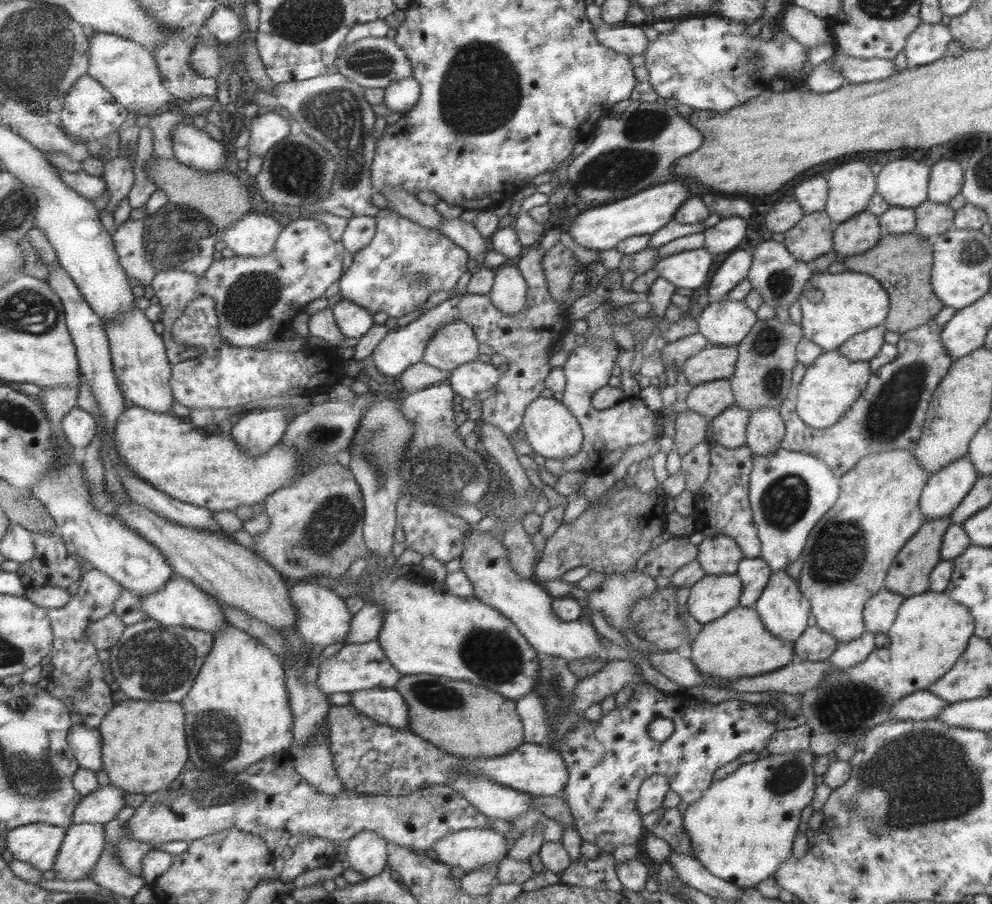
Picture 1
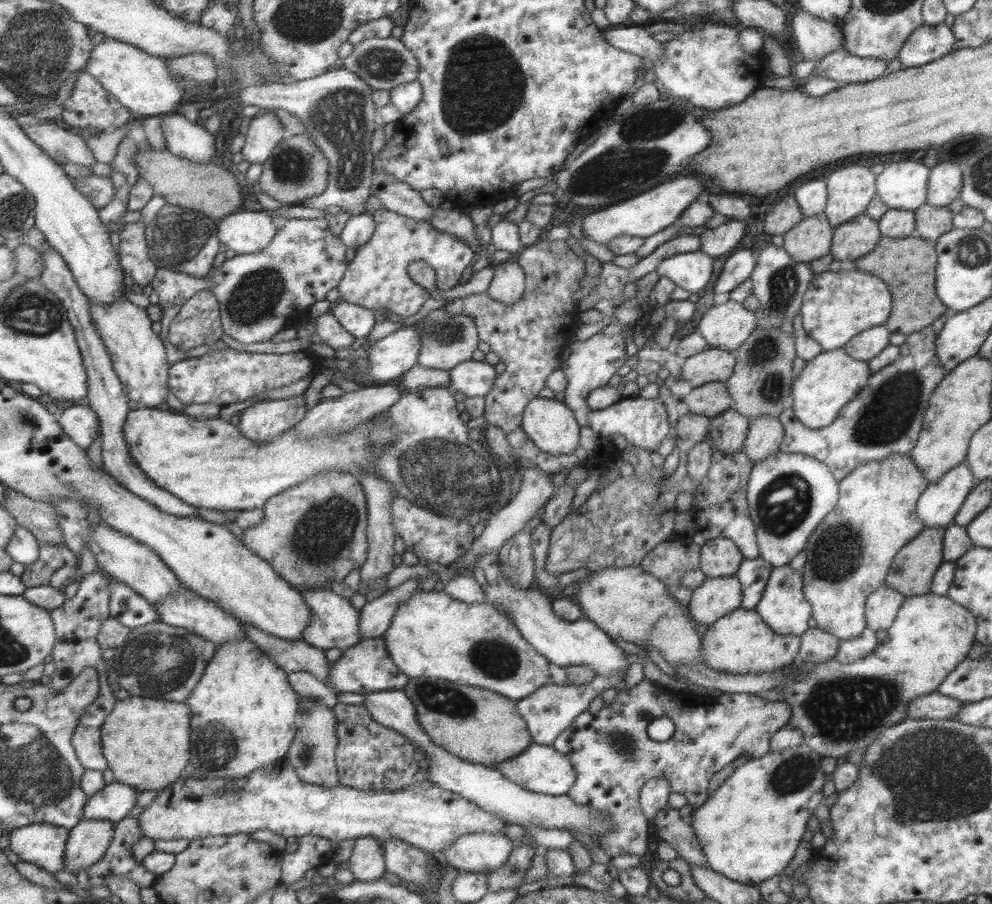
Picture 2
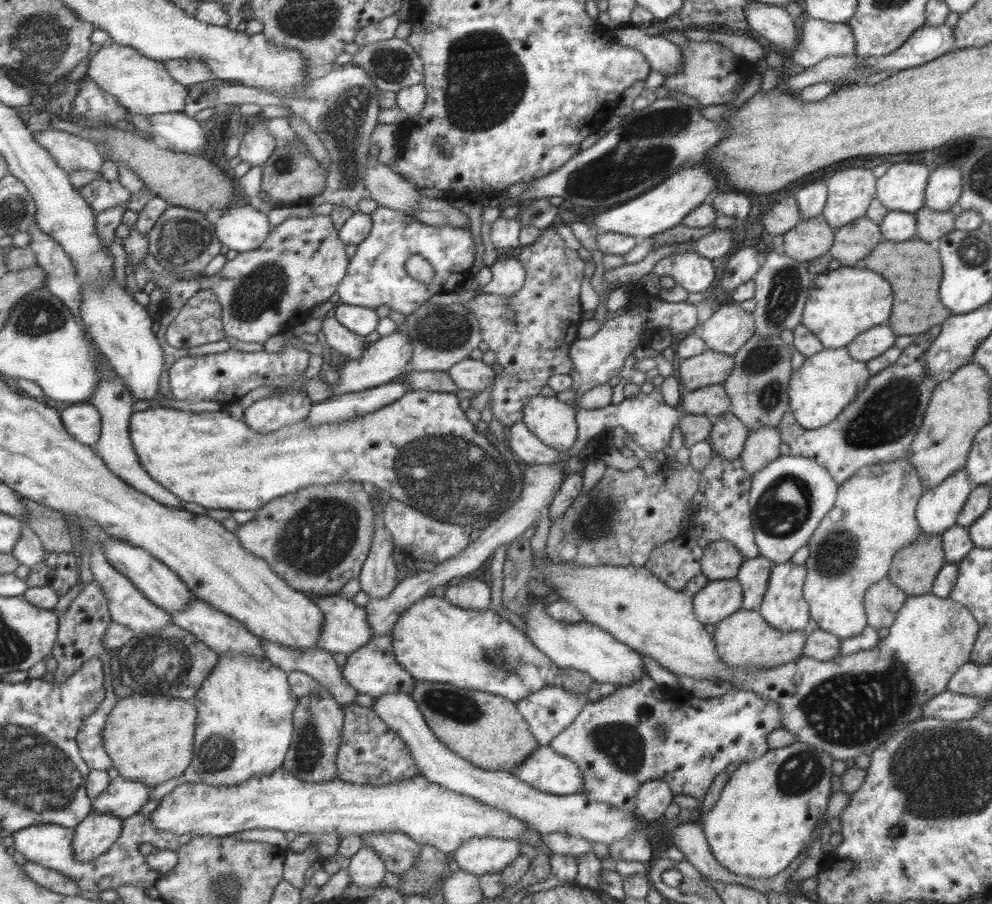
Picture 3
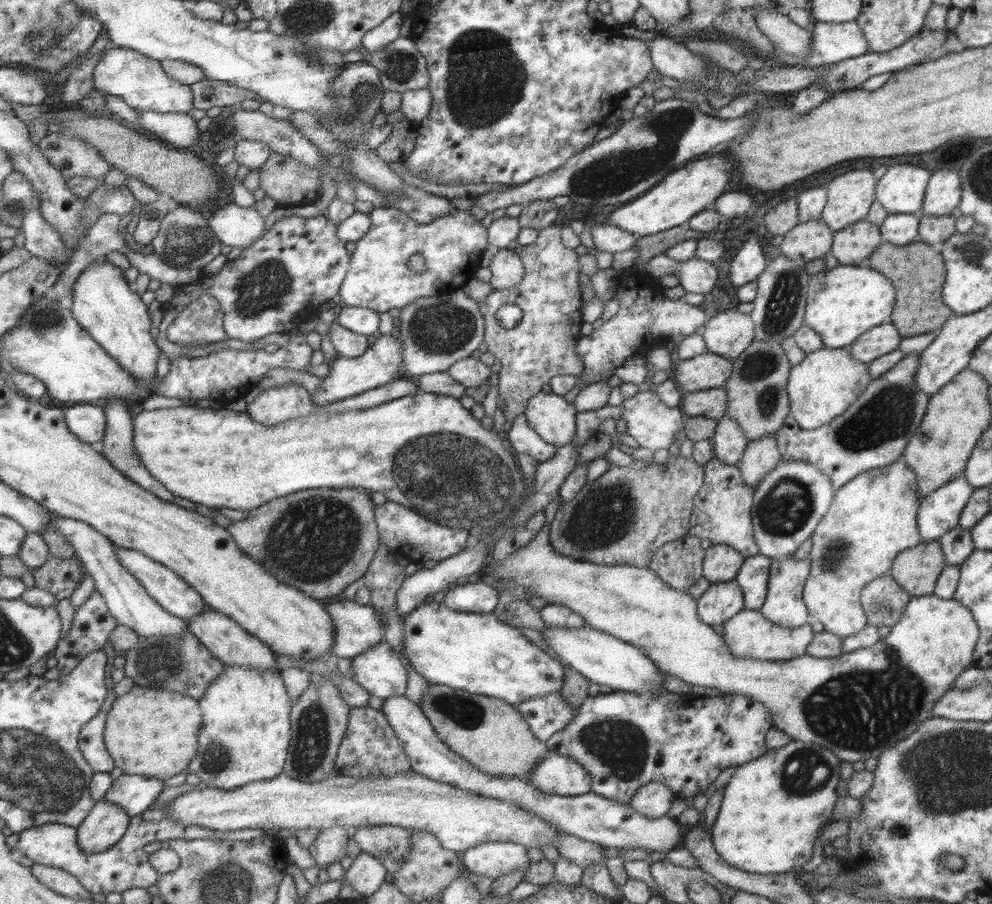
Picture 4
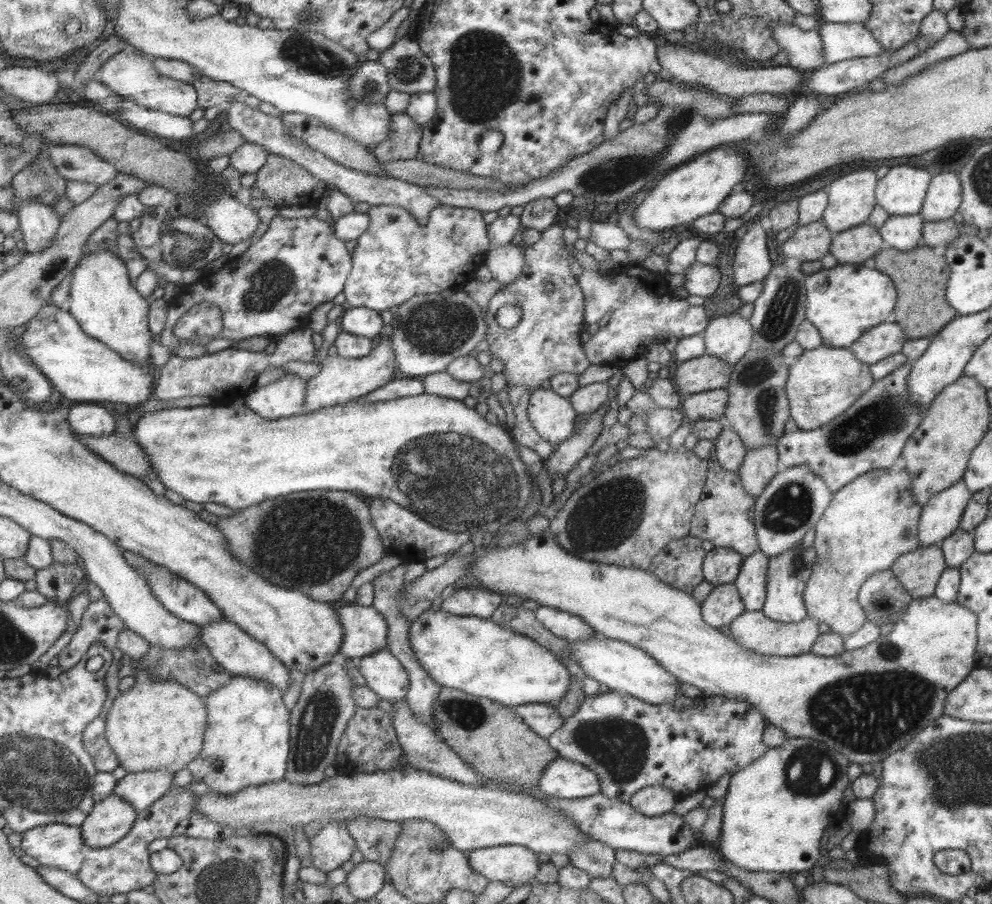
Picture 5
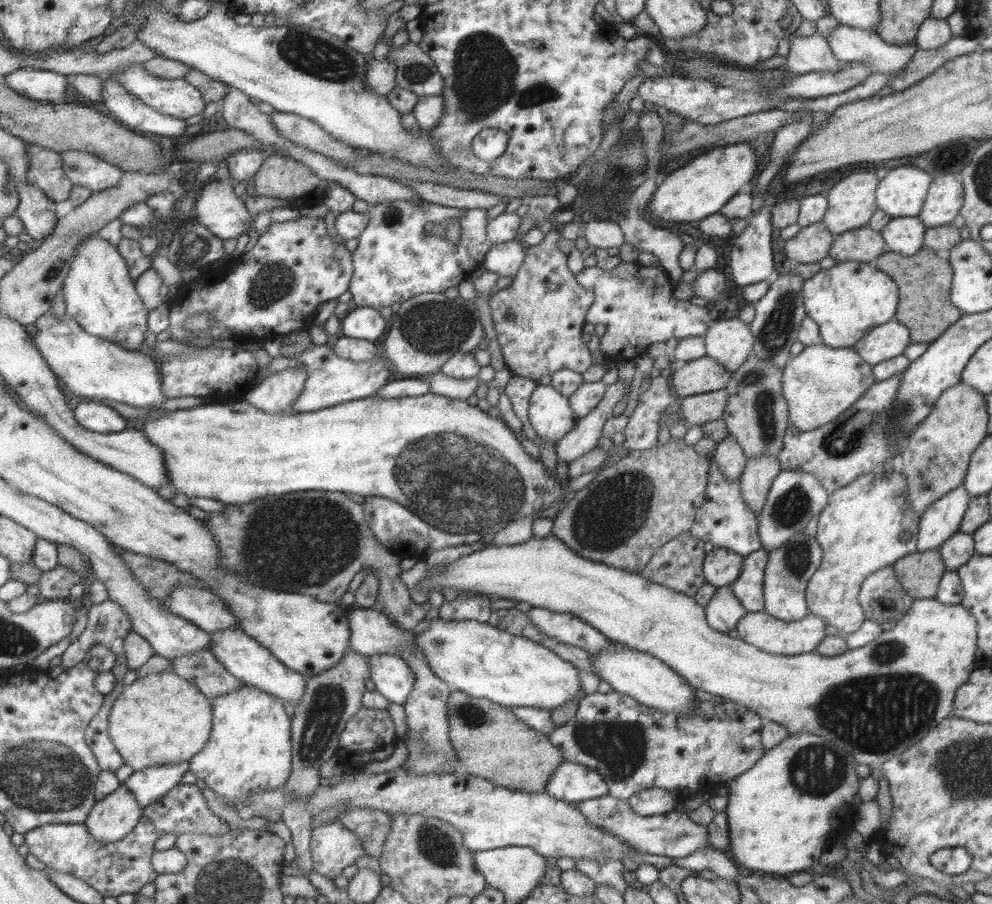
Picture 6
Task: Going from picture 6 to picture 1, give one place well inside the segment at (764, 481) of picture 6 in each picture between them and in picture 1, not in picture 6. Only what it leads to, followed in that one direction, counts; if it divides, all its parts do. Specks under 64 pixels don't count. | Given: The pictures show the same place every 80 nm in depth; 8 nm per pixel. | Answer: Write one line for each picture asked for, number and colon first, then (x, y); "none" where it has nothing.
1: (765, 428)
2: (765, 433)
3: (761, 445)
4: (760, 455)
5: (758, 466)

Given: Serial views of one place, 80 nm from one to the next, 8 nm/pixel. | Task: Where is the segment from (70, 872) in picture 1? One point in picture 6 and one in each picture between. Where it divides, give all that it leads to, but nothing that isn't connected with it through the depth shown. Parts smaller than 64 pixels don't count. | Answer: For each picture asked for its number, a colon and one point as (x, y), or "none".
2: (88, 843)
3: (98, 832)
4: (105, 826)
5: (112, 819)
6: (113, 818)

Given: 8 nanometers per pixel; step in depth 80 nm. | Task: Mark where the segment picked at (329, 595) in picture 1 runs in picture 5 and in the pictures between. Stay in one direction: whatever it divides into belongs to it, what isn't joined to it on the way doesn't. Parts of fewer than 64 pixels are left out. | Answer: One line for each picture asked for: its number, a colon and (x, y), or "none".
2: (334, 623)
3: (345, 628)
4: (355, 627)
5: (364, 630)

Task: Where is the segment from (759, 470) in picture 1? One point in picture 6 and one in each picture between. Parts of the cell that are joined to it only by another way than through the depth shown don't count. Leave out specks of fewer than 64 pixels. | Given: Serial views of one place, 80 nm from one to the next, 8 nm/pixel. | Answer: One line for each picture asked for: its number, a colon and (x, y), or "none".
2: (788, 494)
3: (789, 496)
4: (787, 502)
5: (794, 499)
6: (794, 497)

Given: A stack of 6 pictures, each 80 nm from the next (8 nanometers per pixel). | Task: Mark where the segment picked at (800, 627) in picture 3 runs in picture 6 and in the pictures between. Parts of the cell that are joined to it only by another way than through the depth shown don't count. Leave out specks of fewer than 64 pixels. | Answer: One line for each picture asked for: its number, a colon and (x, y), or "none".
4: (783, 606)
5: (787, 573)
6: (788, 568)

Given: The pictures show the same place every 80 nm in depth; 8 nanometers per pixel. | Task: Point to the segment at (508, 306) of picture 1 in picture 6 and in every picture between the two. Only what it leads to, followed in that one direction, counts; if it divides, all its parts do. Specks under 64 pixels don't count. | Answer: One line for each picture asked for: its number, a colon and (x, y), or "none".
2: (507, 285)
3: (508, 275)
4: (506, 268)
5: (505, 262)
6: (504, 258)

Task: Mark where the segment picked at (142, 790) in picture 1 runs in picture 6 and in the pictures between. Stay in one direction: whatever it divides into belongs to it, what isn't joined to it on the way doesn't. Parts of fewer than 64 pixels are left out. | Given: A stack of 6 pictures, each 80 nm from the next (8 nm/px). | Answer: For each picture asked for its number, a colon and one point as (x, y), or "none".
2: (147, 741)
3: (150, 739)
4: (153, 732)
5: (157, 724)
6: (160, 719)

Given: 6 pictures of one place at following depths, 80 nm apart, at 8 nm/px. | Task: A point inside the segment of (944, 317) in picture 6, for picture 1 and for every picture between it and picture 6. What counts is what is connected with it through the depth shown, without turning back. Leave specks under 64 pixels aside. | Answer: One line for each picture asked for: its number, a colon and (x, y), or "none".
1: (901, 263)
2: (906, 265)
3: (912, 268)
4: (916, 269)
5: (919, 274)

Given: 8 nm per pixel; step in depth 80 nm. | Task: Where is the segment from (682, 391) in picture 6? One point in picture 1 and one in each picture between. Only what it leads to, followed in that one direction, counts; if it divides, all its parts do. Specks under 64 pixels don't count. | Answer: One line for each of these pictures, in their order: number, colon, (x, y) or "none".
1: (712, 362)
2: (712, 364)
3: (710, 367)
4: (707, 370)
5: (705, 372)

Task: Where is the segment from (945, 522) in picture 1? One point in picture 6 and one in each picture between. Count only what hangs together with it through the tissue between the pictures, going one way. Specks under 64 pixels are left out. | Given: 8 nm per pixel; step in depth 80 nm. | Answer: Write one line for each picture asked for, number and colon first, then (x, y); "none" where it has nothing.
2: (910, 573)
3: (913, 568)
4: (915, 570)
5: (917, 571)
6: (918, 573)

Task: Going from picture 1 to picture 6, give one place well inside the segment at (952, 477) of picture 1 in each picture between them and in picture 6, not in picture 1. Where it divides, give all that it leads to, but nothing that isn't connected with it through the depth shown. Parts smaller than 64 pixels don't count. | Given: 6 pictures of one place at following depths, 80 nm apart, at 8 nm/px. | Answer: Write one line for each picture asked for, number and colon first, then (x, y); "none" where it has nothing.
2: (936, 506)
3: (937, 509)
4: (938, 512)
5: (939, 516)
6: (943, 518)

